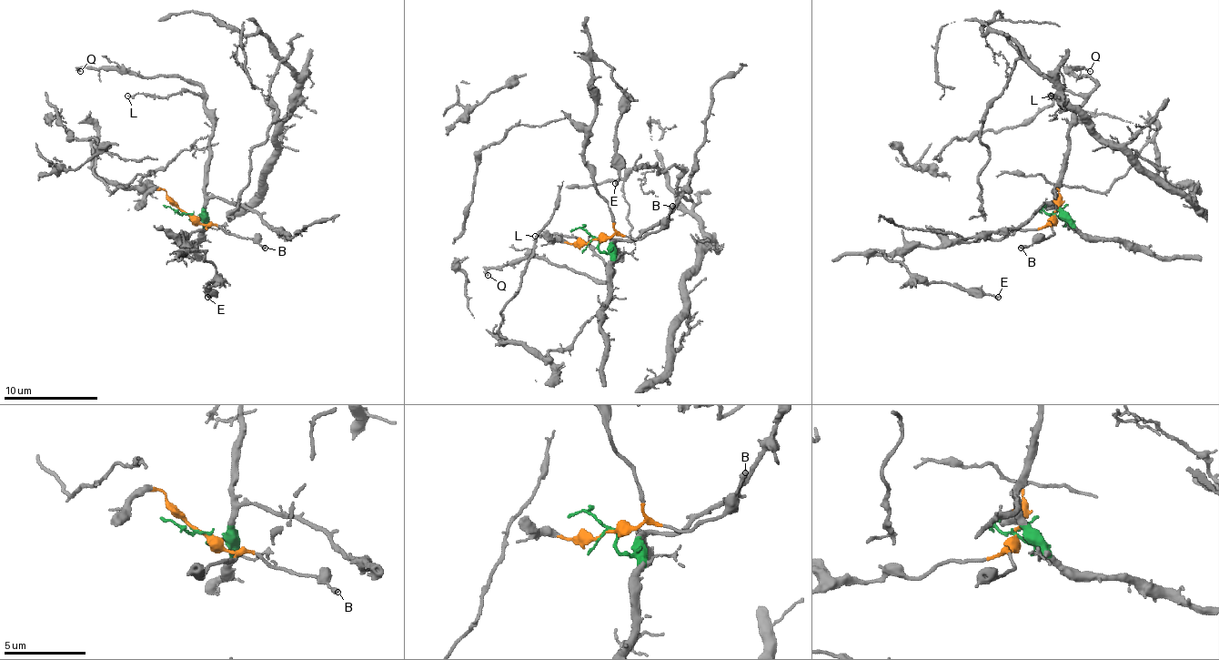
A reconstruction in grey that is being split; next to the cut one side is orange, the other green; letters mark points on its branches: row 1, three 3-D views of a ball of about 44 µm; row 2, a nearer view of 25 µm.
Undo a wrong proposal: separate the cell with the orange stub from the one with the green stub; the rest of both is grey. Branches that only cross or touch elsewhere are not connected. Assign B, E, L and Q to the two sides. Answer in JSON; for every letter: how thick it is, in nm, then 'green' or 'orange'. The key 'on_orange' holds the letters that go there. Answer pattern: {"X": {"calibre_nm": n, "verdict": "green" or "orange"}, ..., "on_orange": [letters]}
{"B": {"calibre_nm": 240, "verdict": "orange"}, "E": {"calibre_nm": 180, "verdict": "orange"}, "L": {"calibre_nm": 150, "verdict": "green"}, "Q": {"calibre_nm": 180, "verdict": "green"}, "on_orange": ["B", "E"]}

